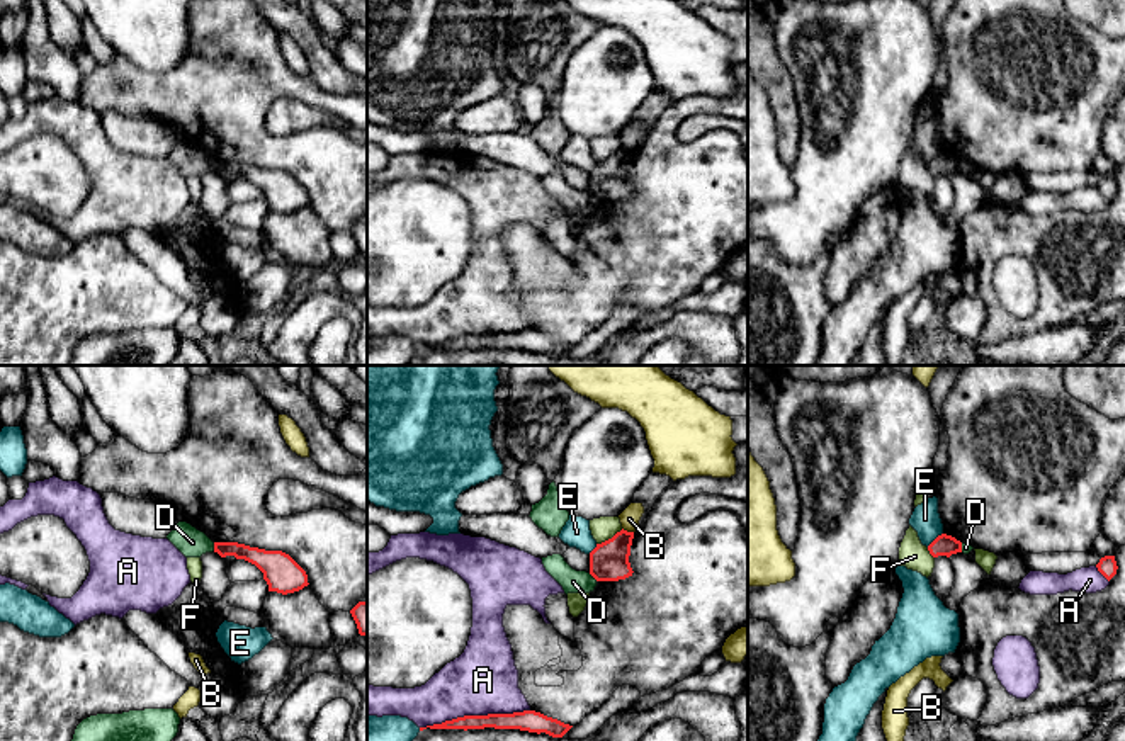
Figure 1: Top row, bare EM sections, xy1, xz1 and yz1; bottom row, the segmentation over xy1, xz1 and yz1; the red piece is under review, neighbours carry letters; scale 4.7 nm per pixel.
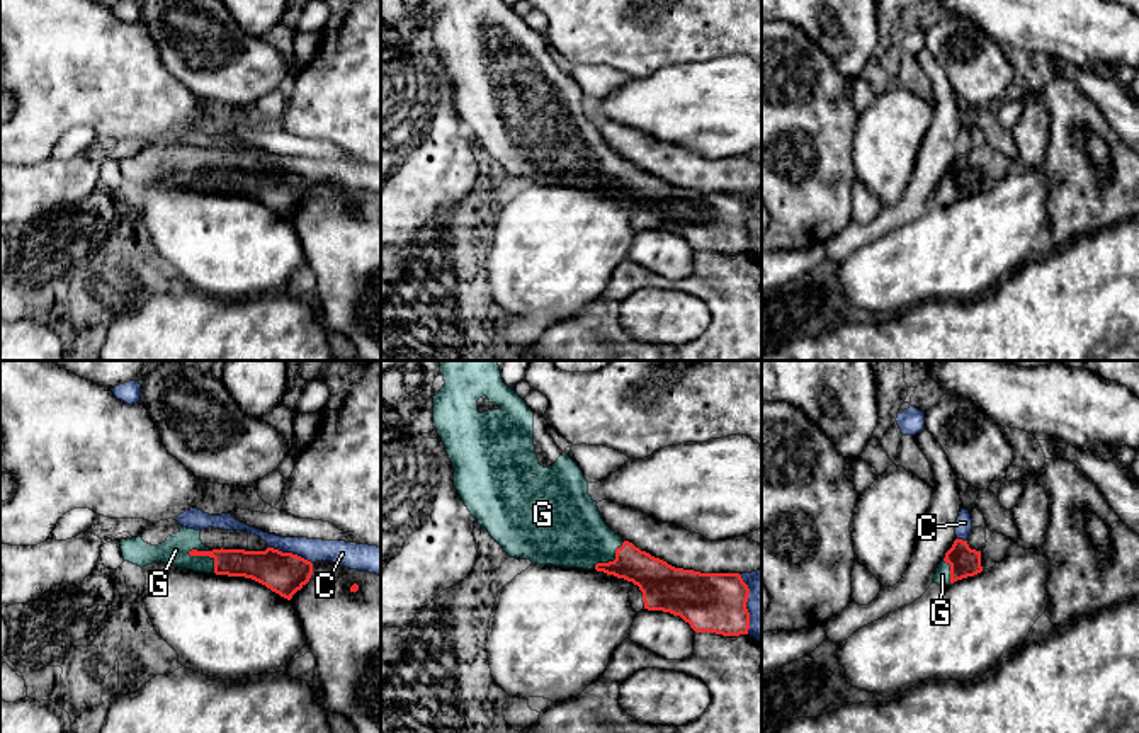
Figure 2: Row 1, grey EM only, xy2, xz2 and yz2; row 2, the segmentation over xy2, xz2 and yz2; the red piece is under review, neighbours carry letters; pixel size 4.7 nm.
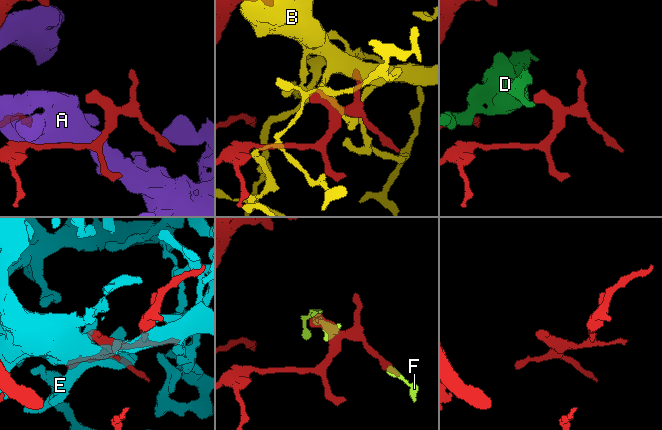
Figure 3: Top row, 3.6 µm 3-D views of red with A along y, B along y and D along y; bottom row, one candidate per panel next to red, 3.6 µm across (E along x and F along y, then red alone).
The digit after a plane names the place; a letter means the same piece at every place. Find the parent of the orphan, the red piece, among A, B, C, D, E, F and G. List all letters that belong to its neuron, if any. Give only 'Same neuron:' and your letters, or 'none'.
Same neuron: G

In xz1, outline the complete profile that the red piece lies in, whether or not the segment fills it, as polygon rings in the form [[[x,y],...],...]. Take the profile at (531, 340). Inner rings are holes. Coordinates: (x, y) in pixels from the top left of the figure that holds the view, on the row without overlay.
[[[535,330],[513,333],[464,335],[442,343],[427,345],[430,348],[520,348],[529,352],[546,352],[552,357],[562,357],[573,345],[547,337]]]

